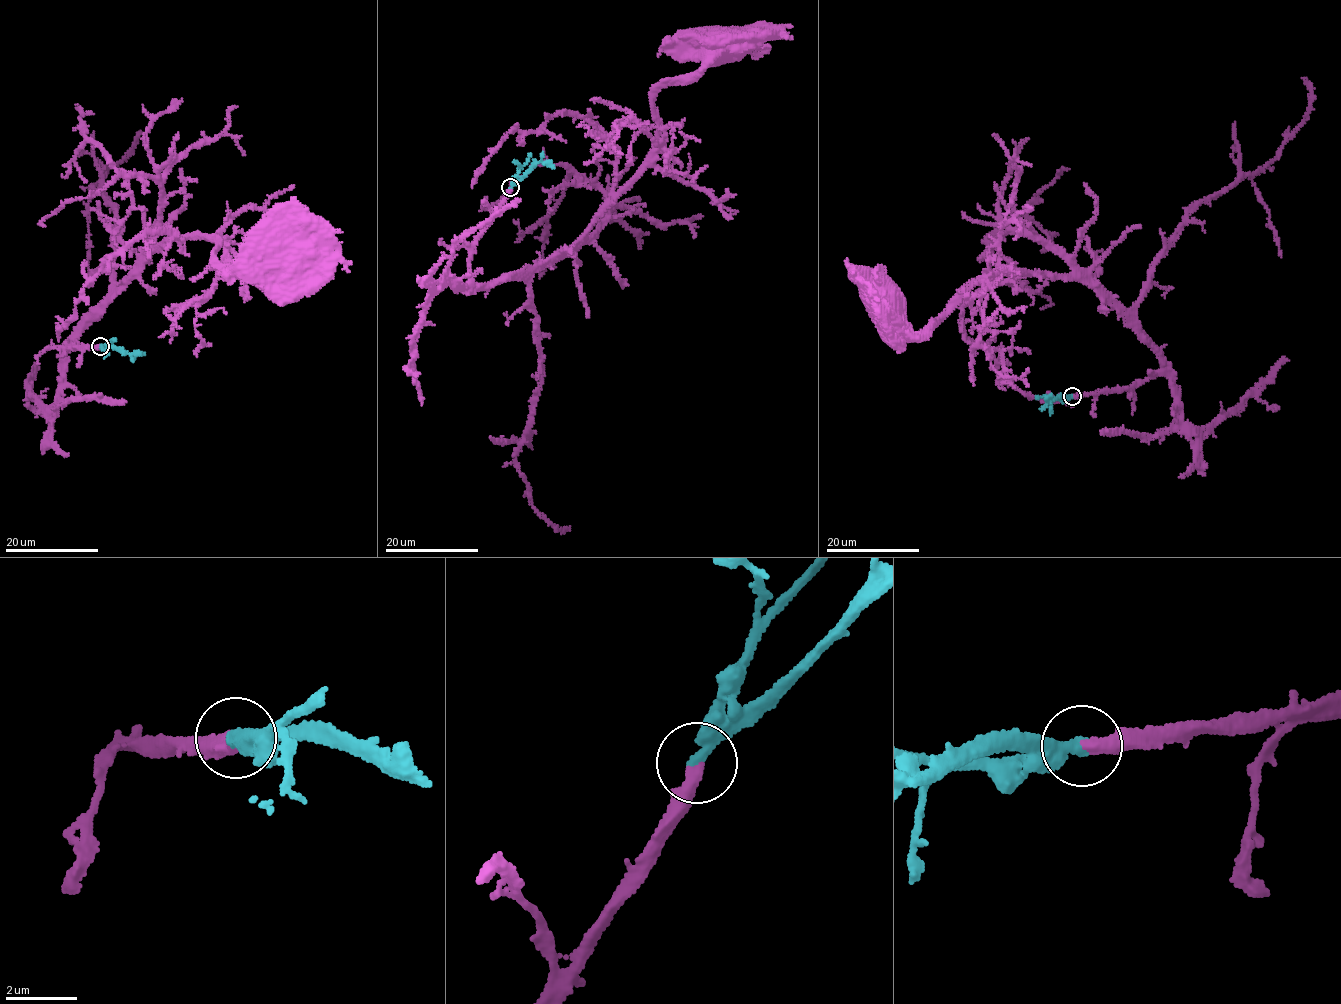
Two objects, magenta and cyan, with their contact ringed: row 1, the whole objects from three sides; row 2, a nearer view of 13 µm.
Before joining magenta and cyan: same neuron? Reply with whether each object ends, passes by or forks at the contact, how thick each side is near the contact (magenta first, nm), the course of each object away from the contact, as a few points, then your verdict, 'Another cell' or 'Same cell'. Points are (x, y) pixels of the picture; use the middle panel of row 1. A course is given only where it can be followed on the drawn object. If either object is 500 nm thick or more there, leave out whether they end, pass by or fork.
At the ring magenta ends. At the ring cyan ends. Thickness 340 nm (magenta) against 440 nm. Course of magenta: (511, 187), (471, 255), (475, 283), (568, 249), (651, 150), (661, 87), (700, 71), (709, 45), (722, 40). Course of cyan: (511, 187), (535, 164), (546, 162), (553, 168). Same cell

